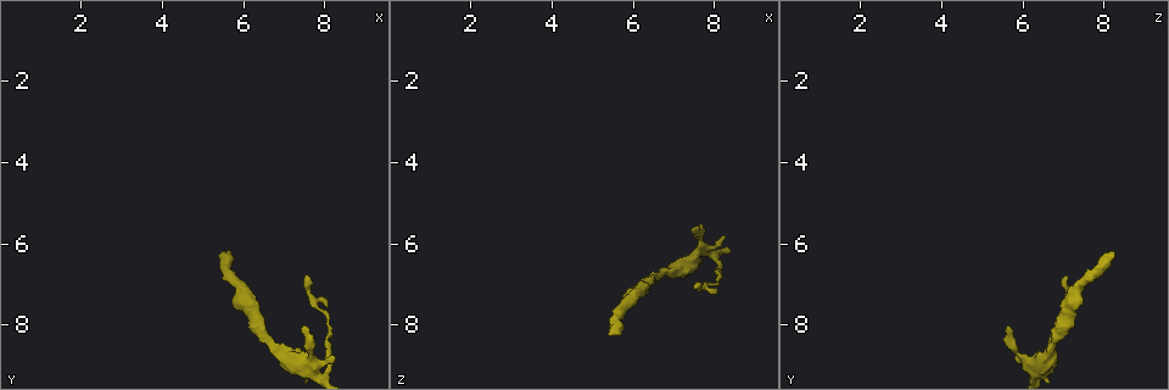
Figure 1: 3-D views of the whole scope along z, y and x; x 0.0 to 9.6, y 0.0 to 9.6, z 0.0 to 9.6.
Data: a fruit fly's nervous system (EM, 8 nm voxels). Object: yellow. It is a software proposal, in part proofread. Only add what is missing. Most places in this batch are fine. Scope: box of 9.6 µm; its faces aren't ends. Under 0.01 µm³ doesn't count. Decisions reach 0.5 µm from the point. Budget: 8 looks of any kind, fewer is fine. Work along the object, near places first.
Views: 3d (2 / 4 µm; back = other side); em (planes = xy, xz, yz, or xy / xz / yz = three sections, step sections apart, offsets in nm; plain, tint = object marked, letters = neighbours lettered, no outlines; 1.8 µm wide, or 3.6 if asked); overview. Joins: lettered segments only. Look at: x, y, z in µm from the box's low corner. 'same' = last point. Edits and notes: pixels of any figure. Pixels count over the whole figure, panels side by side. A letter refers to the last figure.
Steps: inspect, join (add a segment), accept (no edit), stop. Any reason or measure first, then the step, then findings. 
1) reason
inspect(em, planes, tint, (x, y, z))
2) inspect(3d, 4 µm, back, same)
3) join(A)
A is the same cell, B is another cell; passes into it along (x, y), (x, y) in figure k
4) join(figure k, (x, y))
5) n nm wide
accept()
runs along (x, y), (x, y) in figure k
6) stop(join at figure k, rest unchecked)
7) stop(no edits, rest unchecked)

an open end
inspect(em, xz, step 4, letters, (5.50, 6.25, 8.25))

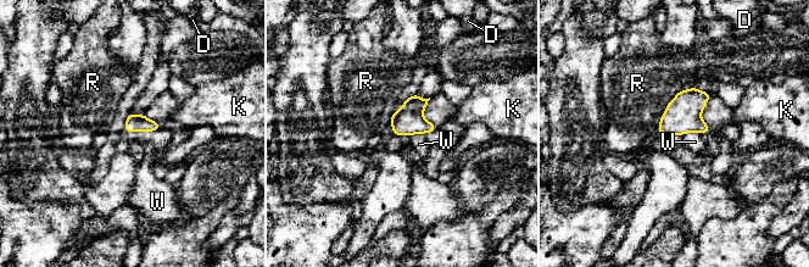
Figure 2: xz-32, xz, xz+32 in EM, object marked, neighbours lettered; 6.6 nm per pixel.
accept()
D, K, R and W are other cells; border along (702, 133), (686, 132), (681, 137) in figure 2; none of them fits

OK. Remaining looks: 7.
an open end
inspect(3d, 2 µm, (7.45, 8.10, 5.60))

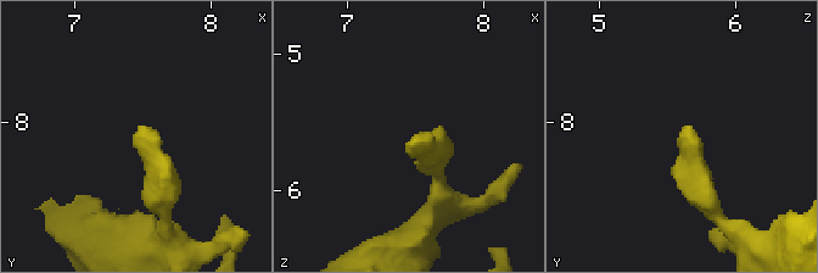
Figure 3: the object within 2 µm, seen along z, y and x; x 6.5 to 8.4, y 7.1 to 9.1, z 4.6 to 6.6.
inspect(em, planes, tint, (7.46, 8.02, 5.64))

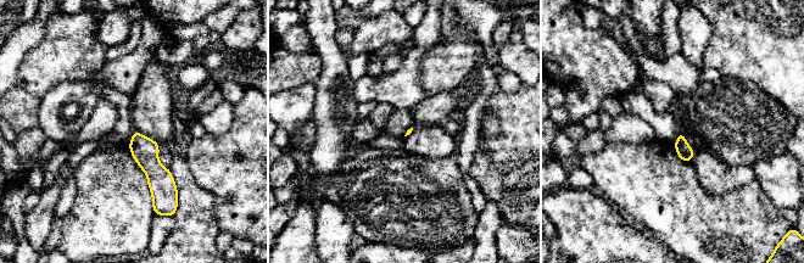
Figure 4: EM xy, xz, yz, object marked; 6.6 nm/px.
inspect(em, planes, letters, same)

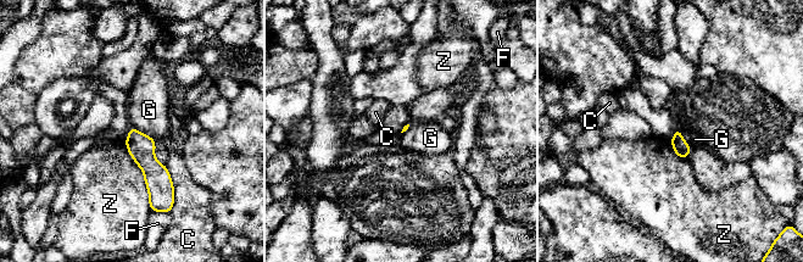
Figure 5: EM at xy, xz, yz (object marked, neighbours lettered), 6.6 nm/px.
Z touches over 500 nm
accept()
C, F, G and Z are other cells; border along (132, 126), (154, 140) in figure 5; no lettered segment goes on from it

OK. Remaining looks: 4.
inspect(3d, 2 µm, (7.60, 6.75, 7.10))

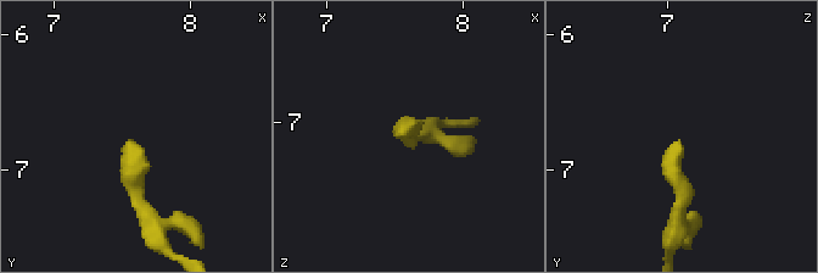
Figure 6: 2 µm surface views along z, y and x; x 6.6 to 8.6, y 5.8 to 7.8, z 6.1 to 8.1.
need the tissue
inspect(em, yz, step 4, tint, (7.54, 6.80, 7.02))

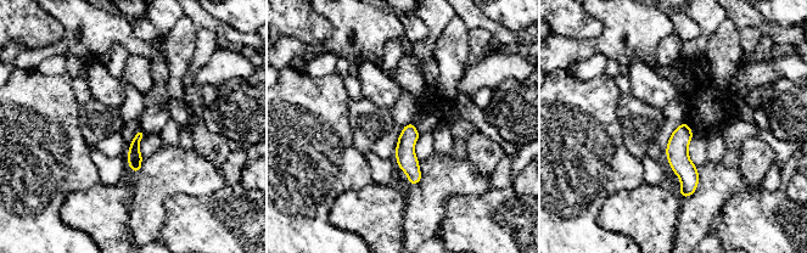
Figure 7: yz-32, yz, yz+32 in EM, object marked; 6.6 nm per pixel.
inspect(em, planes, letters, same)

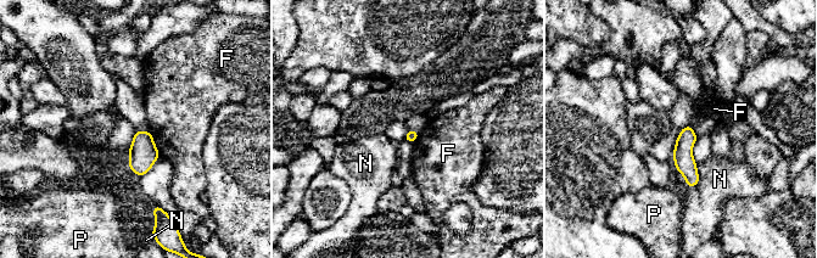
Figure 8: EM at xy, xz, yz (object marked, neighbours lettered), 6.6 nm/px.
70 nm wide
accept()
F, N and P are other cells; runs along (688, 129), (686, 166), (693, 183) in figure 8; no lettered segment goes on from it

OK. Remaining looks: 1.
stop(no edits, rest unchecked)

